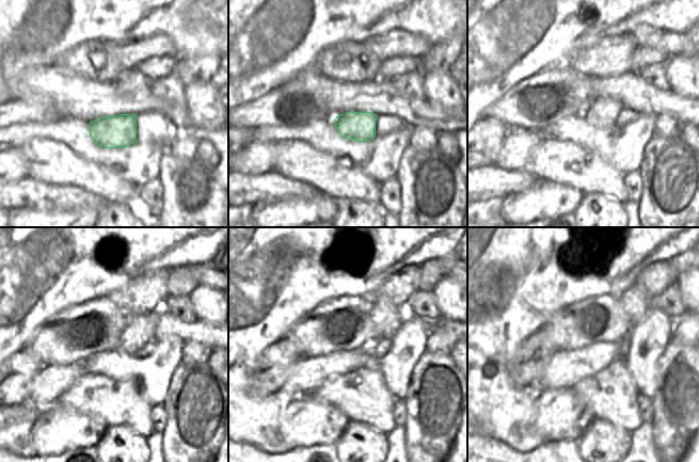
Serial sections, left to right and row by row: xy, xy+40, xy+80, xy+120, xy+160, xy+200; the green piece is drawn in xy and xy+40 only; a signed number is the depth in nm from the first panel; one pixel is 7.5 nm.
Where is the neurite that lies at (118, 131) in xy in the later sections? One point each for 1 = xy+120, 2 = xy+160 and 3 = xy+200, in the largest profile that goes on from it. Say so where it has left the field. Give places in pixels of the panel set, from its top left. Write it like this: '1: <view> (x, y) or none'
1: xy+120 (141, 329)
2: xy+160 (387, 313)
3: xy+200 (636, 302)

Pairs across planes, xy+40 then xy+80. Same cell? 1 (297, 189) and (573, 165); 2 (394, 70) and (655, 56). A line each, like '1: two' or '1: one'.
1: two
2: one

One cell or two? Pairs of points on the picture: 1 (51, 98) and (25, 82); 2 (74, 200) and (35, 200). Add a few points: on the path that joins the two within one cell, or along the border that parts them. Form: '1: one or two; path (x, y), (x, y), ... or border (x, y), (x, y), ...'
1: two; border (65, 79), (51, 92), (19, 89)
2: one; path (64, 196), (45, 195)

